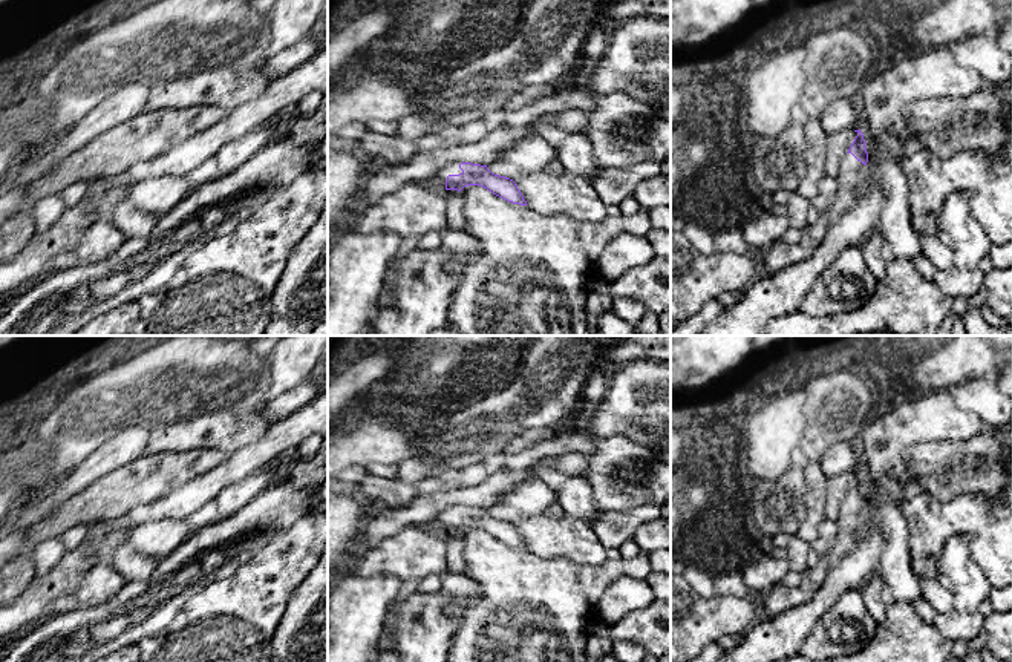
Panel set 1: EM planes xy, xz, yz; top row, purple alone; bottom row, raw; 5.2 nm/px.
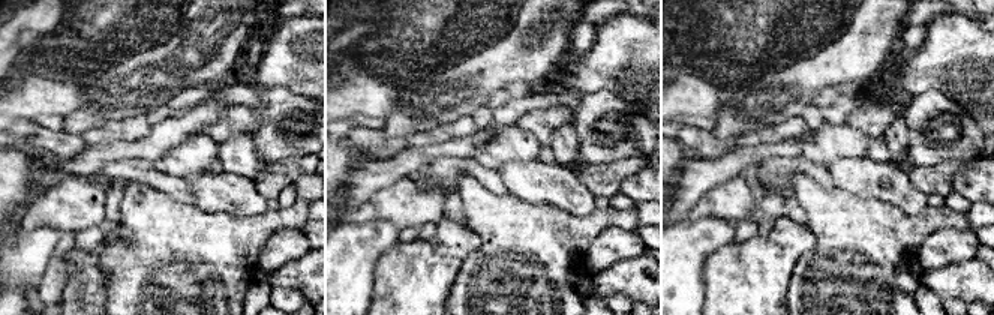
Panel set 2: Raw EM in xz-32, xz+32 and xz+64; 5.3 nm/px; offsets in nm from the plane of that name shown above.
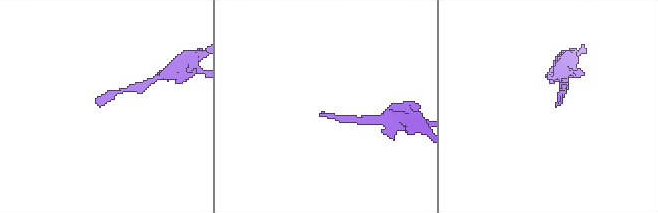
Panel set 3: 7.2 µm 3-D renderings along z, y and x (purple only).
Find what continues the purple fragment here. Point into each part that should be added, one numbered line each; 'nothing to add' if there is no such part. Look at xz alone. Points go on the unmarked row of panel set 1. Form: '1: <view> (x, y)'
1: xz (452, 512)

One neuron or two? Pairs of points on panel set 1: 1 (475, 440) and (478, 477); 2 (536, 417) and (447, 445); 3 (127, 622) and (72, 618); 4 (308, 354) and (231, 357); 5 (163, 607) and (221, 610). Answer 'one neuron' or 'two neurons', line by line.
1: two neurons
2: one neuron
3: one neuron
4: two neurons
5: two neurons

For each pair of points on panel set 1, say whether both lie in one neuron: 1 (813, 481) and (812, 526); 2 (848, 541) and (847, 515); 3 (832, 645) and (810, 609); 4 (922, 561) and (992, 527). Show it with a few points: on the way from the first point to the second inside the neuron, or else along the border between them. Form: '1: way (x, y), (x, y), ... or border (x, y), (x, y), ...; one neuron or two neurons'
1: way (813, 492), (813, 515); one neuron
2: way (848, 535), (848, 521); one neuron
3: border (842, 593), (801, 645); two neurons
4: way (934, 541), (949, 526), (972, 526); one neuron

